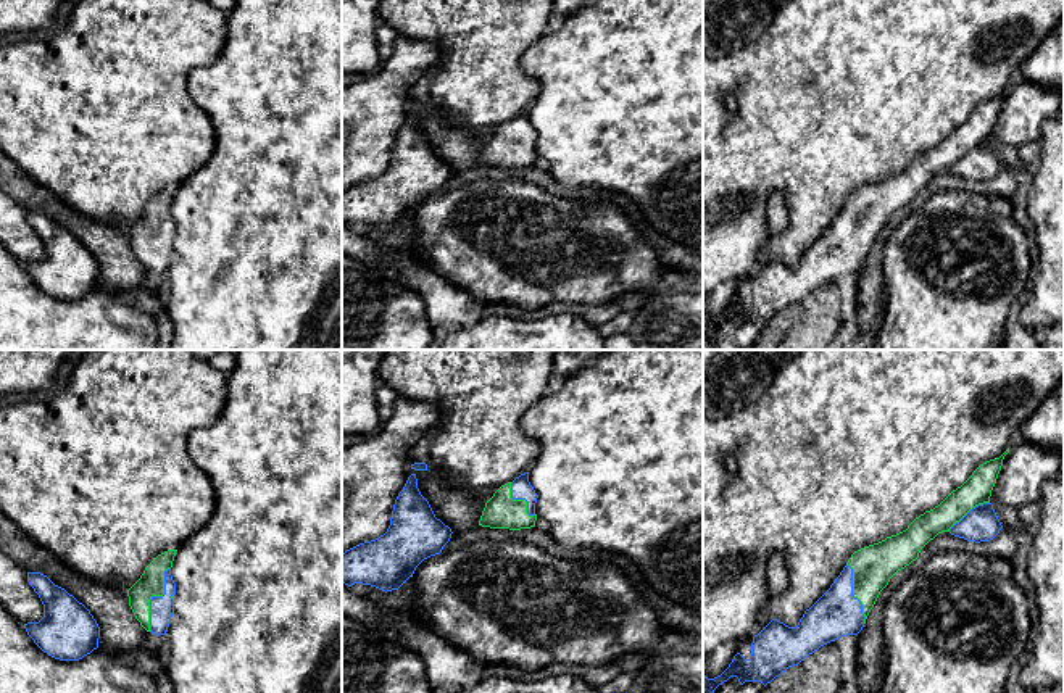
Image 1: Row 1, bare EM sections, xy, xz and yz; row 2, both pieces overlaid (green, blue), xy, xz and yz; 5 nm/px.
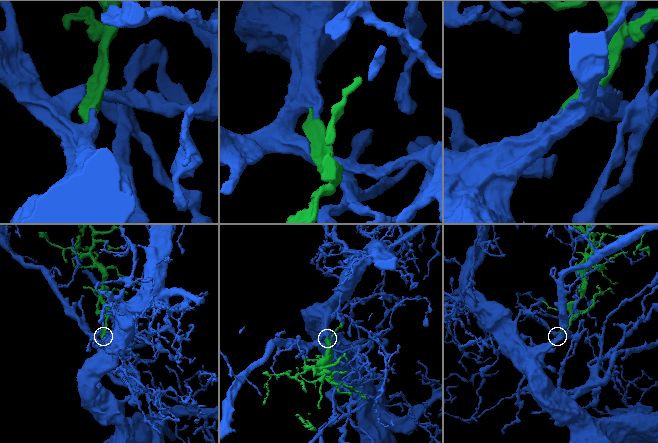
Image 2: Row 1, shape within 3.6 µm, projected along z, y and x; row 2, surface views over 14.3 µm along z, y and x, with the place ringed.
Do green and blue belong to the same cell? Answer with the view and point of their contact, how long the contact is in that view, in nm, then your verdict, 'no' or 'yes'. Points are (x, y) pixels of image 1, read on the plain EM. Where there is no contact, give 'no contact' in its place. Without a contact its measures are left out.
contact xy (153, 234); length 340 nm; yes

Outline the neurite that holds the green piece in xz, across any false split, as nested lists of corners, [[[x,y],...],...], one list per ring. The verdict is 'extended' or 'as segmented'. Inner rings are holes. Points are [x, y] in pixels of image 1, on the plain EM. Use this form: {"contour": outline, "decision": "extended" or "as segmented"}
{"contour": [[[529,111],[501,124],[485,142],[479,164],[490,168],[521,169],[535,166],[538,134],[529,121]]], "decision": "extended"}

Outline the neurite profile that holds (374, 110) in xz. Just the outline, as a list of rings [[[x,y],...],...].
[[[398,34],[390,58],[368,79],[342,90],[342,127],[348,132],[342,147],[342,193],[387,171],[395,139],[408,119],[408,92],[438,58],[440,52],[434,44]]]

